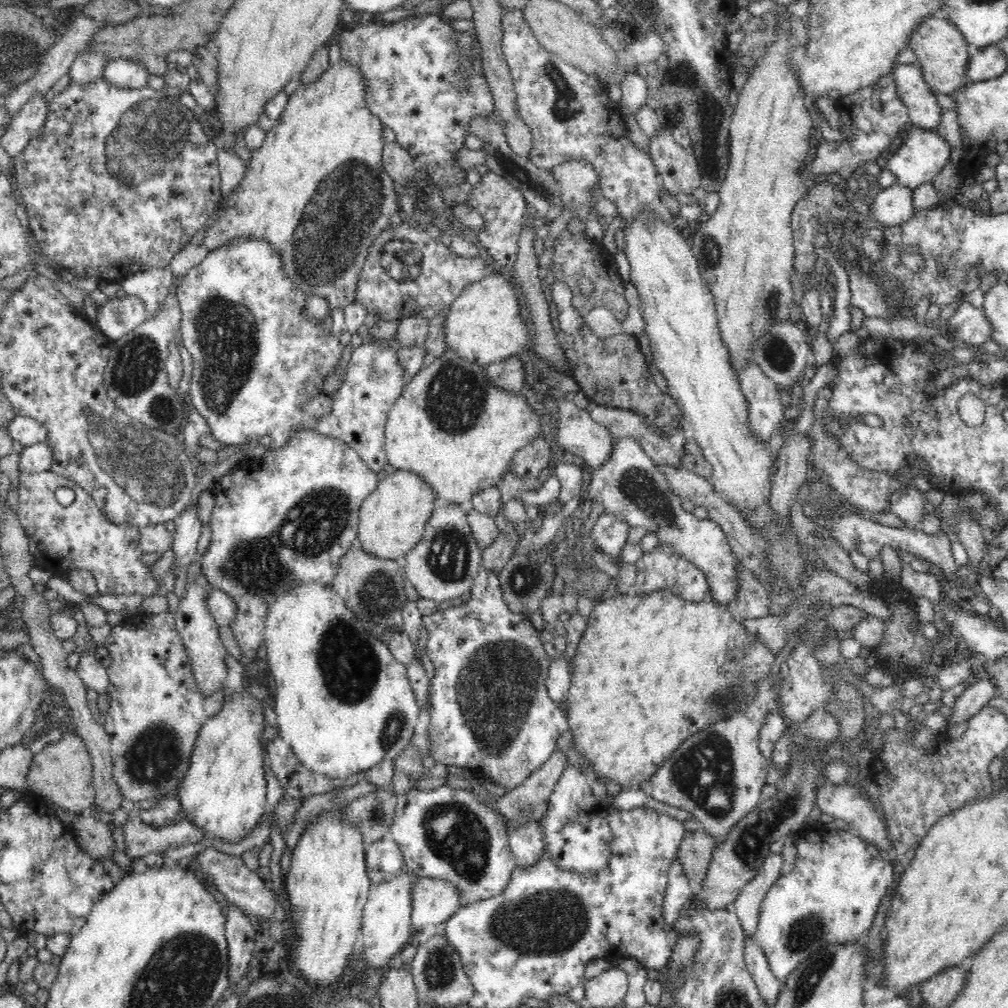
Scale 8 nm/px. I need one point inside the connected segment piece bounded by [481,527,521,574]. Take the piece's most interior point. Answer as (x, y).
(495, 556)

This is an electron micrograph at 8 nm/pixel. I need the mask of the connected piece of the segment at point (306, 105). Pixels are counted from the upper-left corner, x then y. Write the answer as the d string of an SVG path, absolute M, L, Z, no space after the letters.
M340 61L328 67L322 76L310 86L302 86L297 88L294 94L289 96L288 104L281 114L281 117L275 122L274 126L265 134L263 146L252 152L252 160L250 160L249 168L246 168L244 178L228 199L228 206L224 212L221 212L217 221L210 226L205 232L203 244L208 248L208 252L216 250L219 246L227 243L230 239L236 237L254 237L254 239L266 239L270 241L270 245L274 245L284 261L284 271L286 276L292 279L292 283L300 288L307 296L322 296L329 301L330 314L334 308L344 308L346 305L355 303L358 290L358 278L362 272L362 266L368 258L368 250L374 242L374 238L388 228L390 217L397 210L404 208L396 199L397 195L394 191L394 178L386 172L383 164L384 144L384 123L380 117L372 114L366 105L367 86L365 86L365 77L362 69L353 64Z

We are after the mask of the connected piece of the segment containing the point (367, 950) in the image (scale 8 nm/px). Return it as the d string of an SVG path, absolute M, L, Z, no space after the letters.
M403 868L399 875L390 880L373 884L365 904L361 930L364 939L364 956L367 966L381 971L387 967L387 962L405 948L404 944L411 938L412 927L412 890L420 876L414 871Z

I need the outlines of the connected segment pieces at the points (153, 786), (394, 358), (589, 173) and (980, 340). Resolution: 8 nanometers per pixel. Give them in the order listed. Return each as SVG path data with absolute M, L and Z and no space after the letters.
M139 611L134 615L126 616L126 619L121 626L114 626L114 628L112 628L111 634L106 638L102 646L102 650L111 660L110 666L106 667L108 677L110 677L110 684L108 684L106 692L110 701L110 706L108 712L104 715L105 722L103 727L111 738L111 755L114 761L113 776L118 787L120 787L120 792L122 792L124 798L130 799L135 803L139 800L148 800L148 798L156 797L158 797L160 801L165 797L174 799L178 787L180 787L181 783L186 779L188 768L190 768L192 750L194 750L194 744L198 738L202 725L223 707L227 697L224 696L224 691L222 690L202 695L202 691L198 689L196 677L194 677L194 673L192 673L194 667L190 665L190 655L188 655L188 651L186 651L185 644L182 643L181 635L177 632L175 614L172 612L164 611L159 614L147 615L146 613Z
M374 340L373 343L362 343L353 350L345 371L346 378L334 397L332 412L318 420L316 430L346 443L362 457L372 472L378 473L388 462L384 446L388 412L410 378L398 361L398 346L394 342Z
M584 160L564 162L551 169L562 189L564 209L572 211L572 218L585 223L591 209L591 196L598 183L597 172Z
M962 301L958 310L948 319L948 332L953 340L980 345L992 340L992 323L983 309Z

